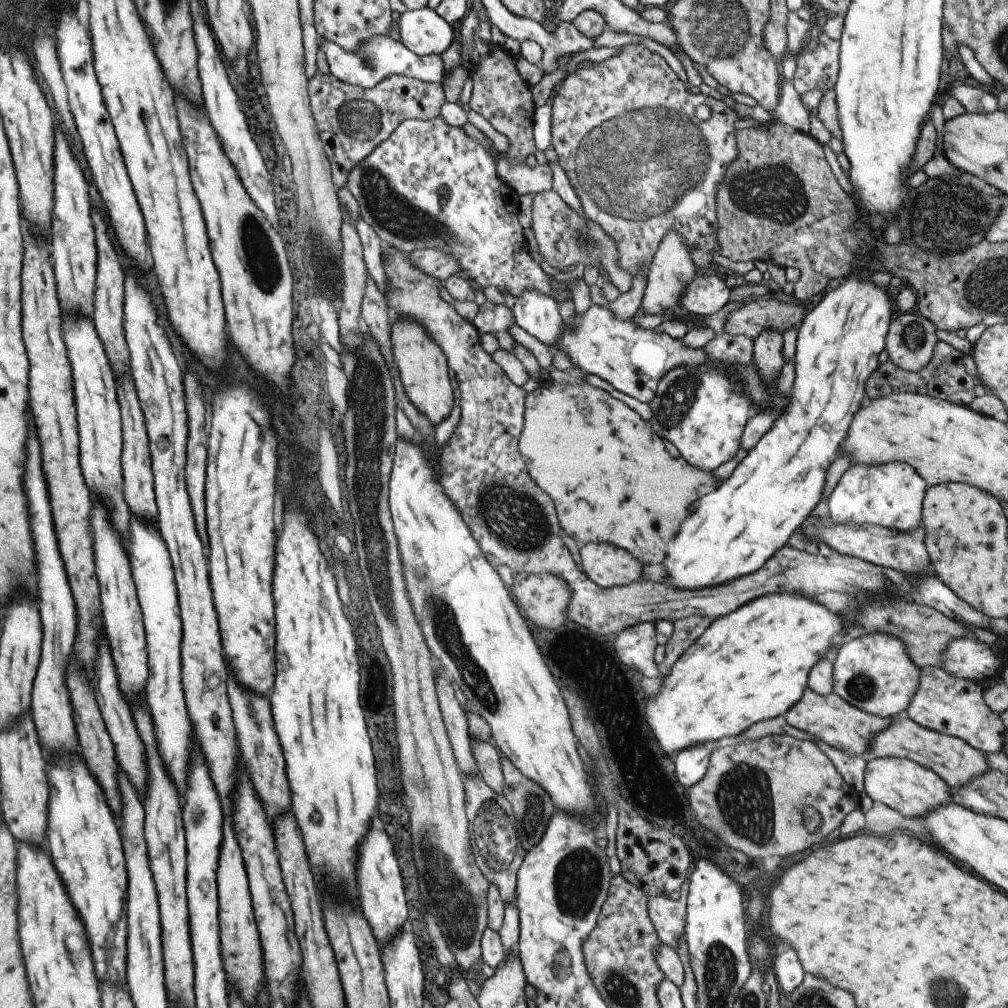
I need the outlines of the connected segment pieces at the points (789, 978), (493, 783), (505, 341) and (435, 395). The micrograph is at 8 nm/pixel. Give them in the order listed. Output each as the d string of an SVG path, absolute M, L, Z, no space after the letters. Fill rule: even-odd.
M788 948L786 952L778 954L776 958L773 958L773 962L774 968L772 971L784 998L785 994L794 992L794 989L804 980L806 972L804 972L804 968L800 964L800 958L798 958L794 948Z
M470 736L470 748L472 748L476 766L478 766L479 774L484 779L484 782L494 792L501 794L503 792L502 788L504 788L504 777L500 766L501 752L491 746L488 741L480 742L480 740L476 740L472 736Z
M486 301L480 306L476 318L471 323L477 328L480 335L496 336L496 340L504 350L512 351L514 344L517 344L508 332L515 323L515 318L512 310L505 304L492 304L492 302Z
M400 318L392 321L391 325L392 352L400 372L400 379L404 384L404 392L423 413L425 423L438 424L450 414L454 406L446 355L442 352L442 348L428 336L426 328L416 320Z

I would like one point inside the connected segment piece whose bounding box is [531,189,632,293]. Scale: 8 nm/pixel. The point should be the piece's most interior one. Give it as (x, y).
(564, 238)

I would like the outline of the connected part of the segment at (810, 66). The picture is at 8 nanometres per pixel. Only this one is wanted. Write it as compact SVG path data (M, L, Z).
M822 32L818 35L815 51L809 48L808 43L802 48L796 59L796 70L791 81L800 96L815 89L824 92L833 88L838 78L840 45L840 41L833 40Z

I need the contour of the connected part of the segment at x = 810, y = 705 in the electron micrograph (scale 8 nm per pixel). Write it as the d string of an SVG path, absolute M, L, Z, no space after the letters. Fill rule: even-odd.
M810 689L804 691L802 700L783 717L791 727L806 732L806 734L812 734L815 740L822 740L822 742L846 752L848 756L860 756L860 758L870 752L870 740L874 740L874 736L878 736L878 732L886 730L891 723L891 718L880 718L856 708L836 693L824 696Z

